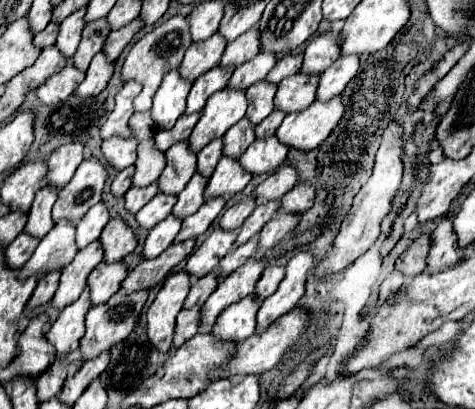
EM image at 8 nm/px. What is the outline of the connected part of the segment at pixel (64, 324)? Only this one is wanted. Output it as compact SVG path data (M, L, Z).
M84 290L74 304L70 304L60 312L58 320L46 332L46 340L48 344L54 346L58 356L78 348L78 340L84 336L84 316L88 308L90 308L90 298L88 290Z

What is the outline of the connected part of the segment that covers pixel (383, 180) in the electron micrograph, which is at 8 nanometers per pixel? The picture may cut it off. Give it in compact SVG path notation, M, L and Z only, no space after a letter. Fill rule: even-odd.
M390 120L390 124L386 126L384 130L384 136L382 136L382 144L380 144L380 150L376 152L376 164L374 164L374 172L370 176L370 180L360 188L360 192L356 194L354 198L354 204L350 208L350 212L346 214L346 218L342 220L340 224L340 232L334 240L334 246L330 250L330 256L326 260L322 260L314 270L312 274L324 278L328 274L334 274L334 272L340 272L344 270L346 266L350 266L358 256L362 256L372 244L374 240L378 238L380 234L380 222L382 218L390 212L392 208L392 198L402 182L402 154L404 154L404 148L402 148L402 134L404 134L404 128L402 128L402 122L398 120Z

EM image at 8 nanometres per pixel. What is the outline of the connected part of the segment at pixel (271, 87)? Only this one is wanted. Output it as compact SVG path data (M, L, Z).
M266 80L252 84L246 90L246 98L248 98L248 110L246 110L246 118L250 120L252 126L260 124L272 110L274 110L274 94L276 94L276 84L268 84Z

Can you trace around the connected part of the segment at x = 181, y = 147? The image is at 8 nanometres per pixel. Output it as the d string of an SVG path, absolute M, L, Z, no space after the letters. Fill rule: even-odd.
M178 142L166 152L166 166L158 178L158 188L164 194L178 196L196 172L196 154L188 150L188 142Z

